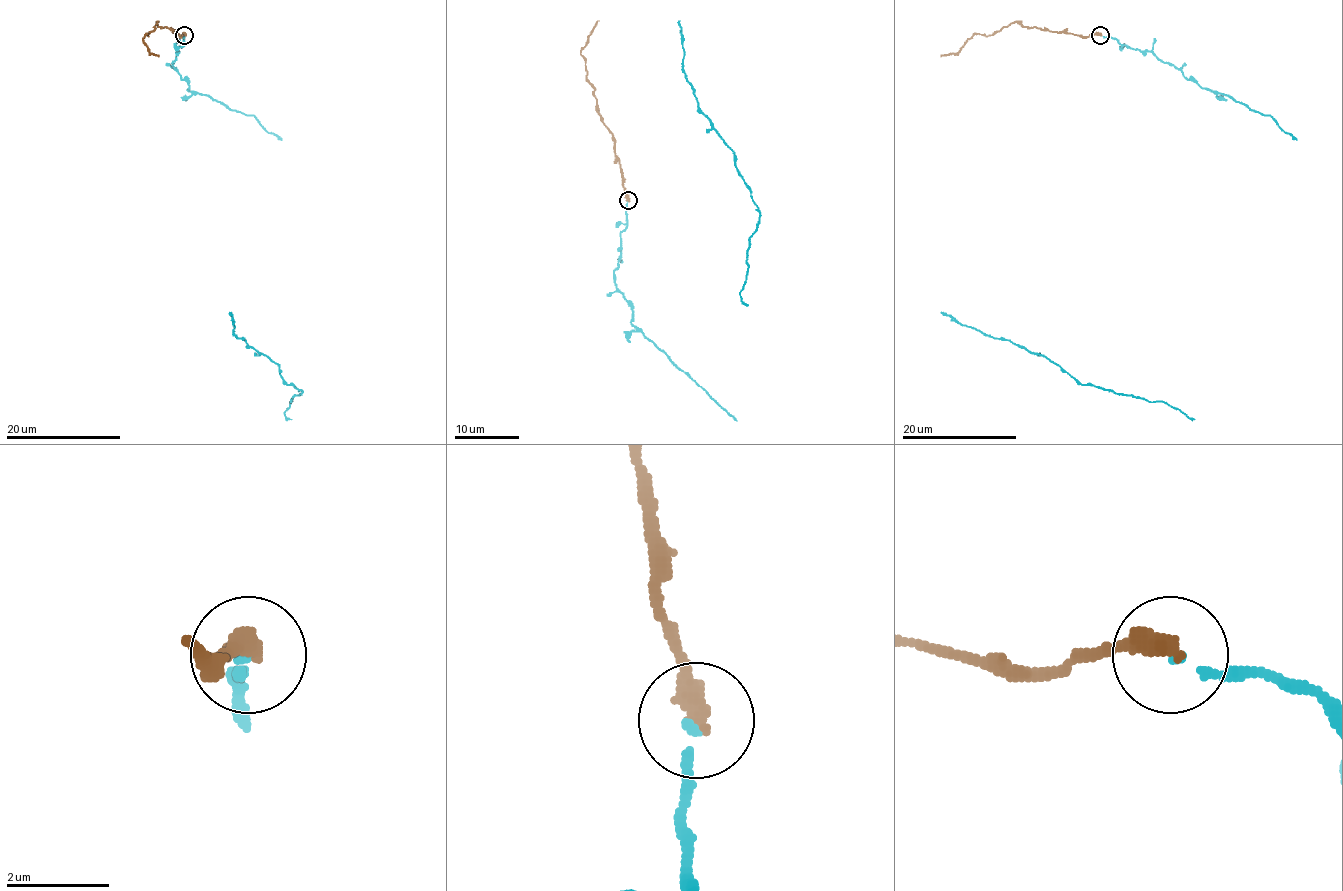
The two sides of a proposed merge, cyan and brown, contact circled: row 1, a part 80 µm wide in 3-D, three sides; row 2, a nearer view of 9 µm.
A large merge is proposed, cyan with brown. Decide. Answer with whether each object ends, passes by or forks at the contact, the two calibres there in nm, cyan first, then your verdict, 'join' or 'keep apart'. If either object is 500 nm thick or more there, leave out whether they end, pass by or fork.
cyan ends; brown ends; calibres 170 and 420 nm; join

